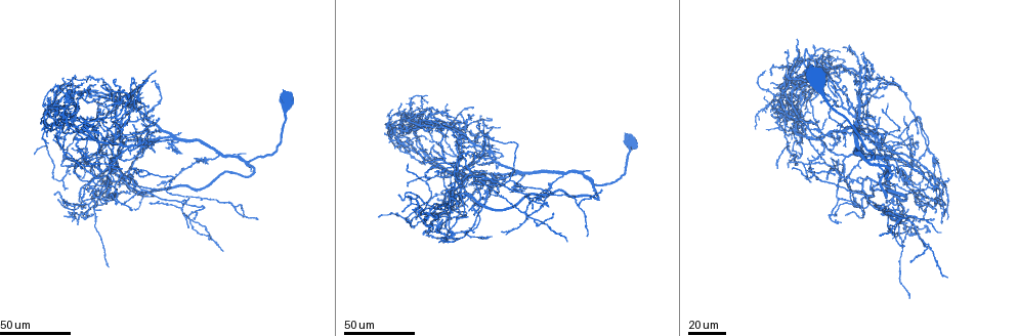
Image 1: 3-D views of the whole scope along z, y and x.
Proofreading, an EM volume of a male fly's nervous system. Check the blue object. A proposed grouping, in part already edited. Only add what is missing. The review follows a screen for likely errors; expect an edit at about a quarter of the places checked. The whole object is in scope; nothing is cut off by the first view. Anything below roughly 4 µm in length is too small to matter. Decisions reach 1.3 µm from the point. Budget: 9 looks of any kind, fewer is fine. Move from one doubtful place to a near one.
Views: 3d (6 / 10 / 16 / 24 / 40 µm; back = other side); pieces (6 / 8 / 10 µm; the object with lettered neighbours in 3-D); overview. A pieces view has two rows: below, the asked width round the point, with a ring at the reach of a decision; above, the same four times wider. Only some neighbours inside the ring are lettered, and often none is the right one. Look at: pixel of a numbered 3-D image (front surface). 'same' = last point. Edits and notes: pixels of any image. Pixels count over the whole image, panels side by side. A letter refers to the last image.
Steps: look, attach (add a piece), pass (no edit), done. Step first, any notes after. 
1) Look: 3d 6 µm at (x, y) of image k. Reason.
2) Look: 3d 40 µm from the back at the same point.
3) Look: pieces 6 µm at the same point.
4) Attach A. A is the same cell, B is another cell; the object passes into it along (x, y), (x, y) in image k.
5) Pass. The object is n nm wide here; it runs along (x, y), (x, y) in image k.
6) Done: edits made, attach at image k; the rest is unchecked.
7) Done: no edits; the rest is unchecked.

Look: 3d 40 µm at (414, 143) of image 1.

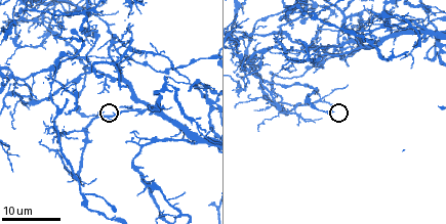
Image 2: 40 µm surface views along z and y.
Look: pieces 8 µm at (333, 113) of image 2.

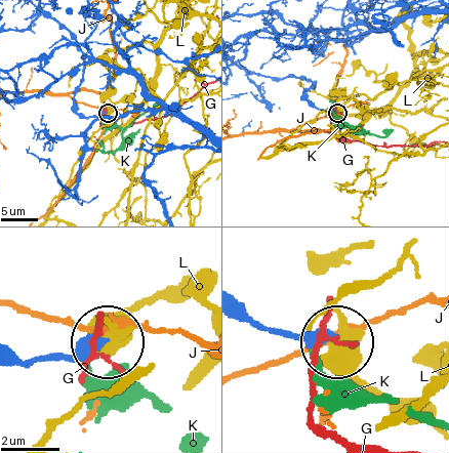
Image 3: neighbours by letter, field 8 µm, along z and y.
Pass. G, J, K and L are other cells; none of them fits.

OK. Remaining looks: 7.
Look: 3d 24 µm at (884, 145) of image 1. Free end.

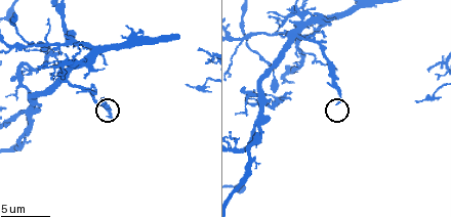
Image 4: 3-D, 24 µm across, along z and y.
Look: pieces 8 µm at (107, 115) of image 4. What lies round it.

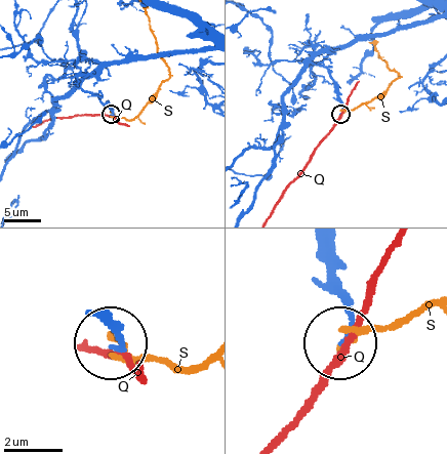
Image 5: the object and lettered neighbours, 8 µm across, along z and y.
Pass. Q and S are other cells; no lettered piece goes on from it.

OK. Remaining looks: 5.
Look: 3d 40 µm at (159, 184) of image 1. Stops while still wide.

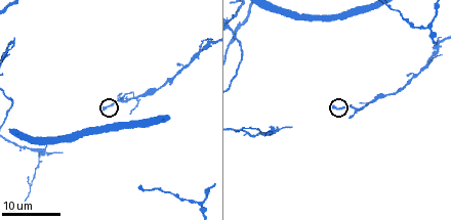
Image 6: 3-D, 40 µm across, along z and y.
Look: pieces 10 µm at (332, 109) of image 6.

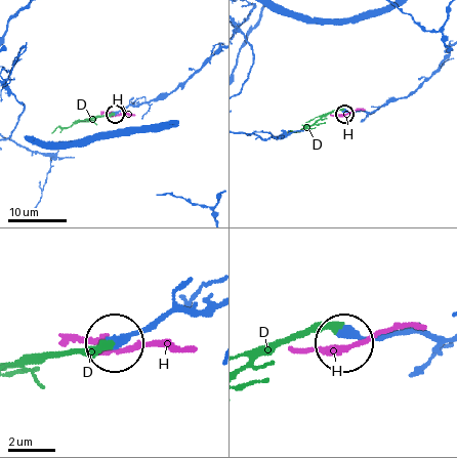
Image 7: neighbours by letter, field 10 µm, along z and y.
Attach D. D is the same cell, H is another cell; the object passes into it along (129, 105), (52, 132) in image 7; it goes on there.

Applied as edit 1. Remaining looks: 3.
Look: overview.

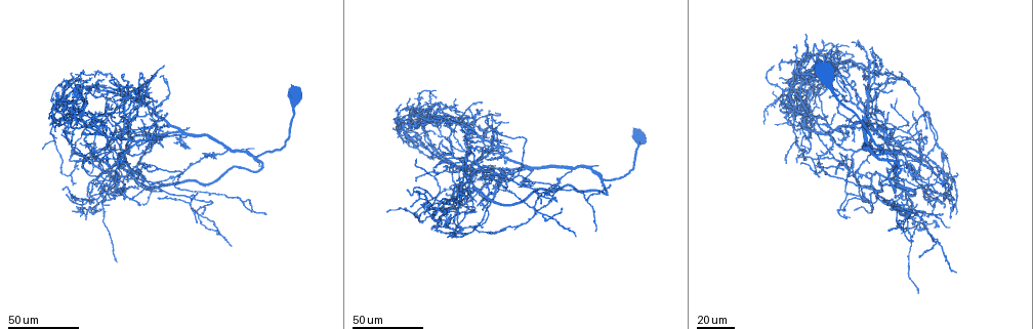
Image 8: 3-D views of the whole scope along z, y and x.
Look: 3d 40 µm at (810, 82) of image 8. An open end.

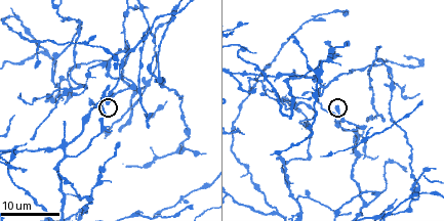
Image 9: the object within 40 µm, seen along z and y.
Look: pieces 10 µm at (106, 102) of image 9.

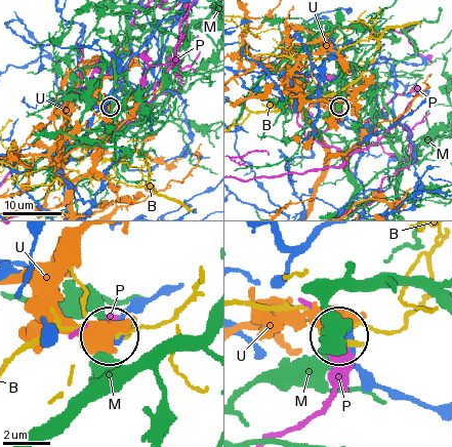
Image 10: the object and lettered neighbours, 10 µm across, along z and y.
Pass. B, M, P and U are other cells; none of them fits.

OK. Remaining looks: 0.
Done: edits made, attach at image 7; the rest is unchecked.

